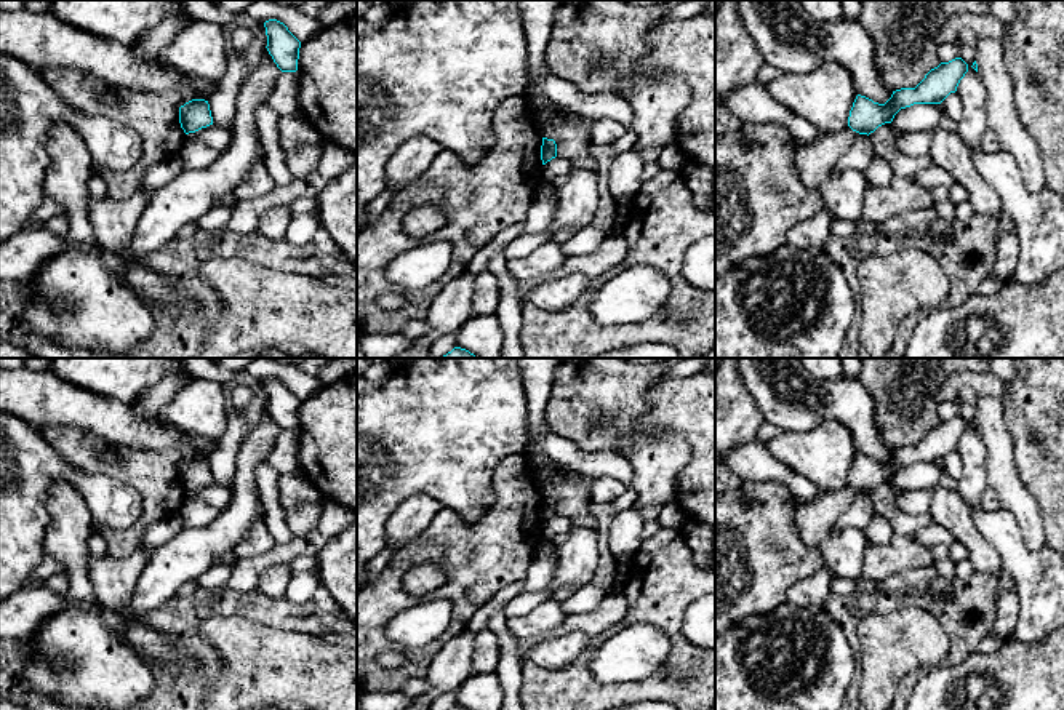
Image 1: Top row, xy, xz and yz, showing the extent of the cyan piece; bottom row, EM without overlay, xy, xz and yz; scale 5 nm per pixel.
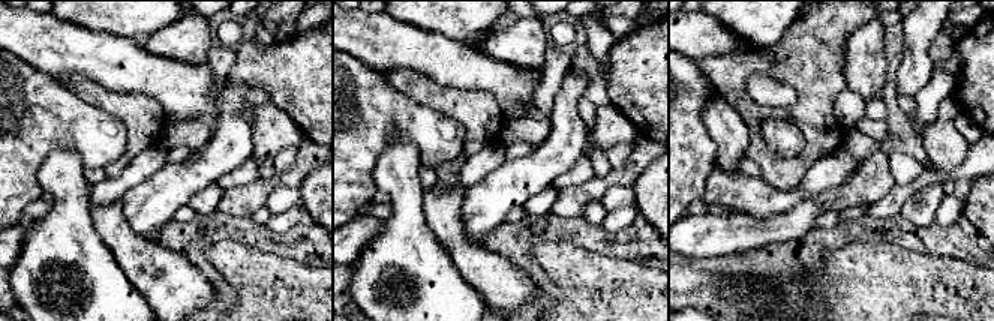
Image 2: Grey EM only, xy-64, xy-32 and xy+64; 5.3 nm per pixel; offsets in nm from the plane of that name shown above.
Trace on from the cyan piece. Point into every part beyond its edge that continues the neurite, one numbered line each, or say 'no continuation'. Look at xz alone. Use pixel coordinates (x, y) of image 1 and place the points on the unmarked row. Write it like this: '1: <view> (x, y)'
no continuation

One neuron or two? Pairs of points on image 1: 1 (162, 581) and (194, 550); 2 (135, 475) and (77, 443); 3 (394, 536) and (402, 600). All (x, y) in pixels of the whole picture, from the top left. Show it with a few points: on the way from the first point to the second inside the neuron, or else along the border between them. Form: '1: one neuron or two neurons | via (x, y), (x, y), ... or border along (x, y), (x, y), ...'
1: one neuron | via (170, 573), (186, 557)
2: one neuron | via (120, 472), (103, 469), (92, 458)
3: two neurons | border along (428, 526), (397, 550)

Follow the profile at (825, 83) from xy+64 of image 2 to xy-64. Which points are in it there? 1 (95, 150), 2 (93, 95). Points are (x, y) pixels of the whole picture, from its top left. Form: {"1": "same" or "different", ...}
{"1": "different", "2": "same"}

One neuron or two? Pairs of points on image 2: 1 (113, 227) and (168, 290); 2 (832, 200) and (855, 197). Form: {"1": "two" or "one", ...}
{"1": "one", "2": "one"}

